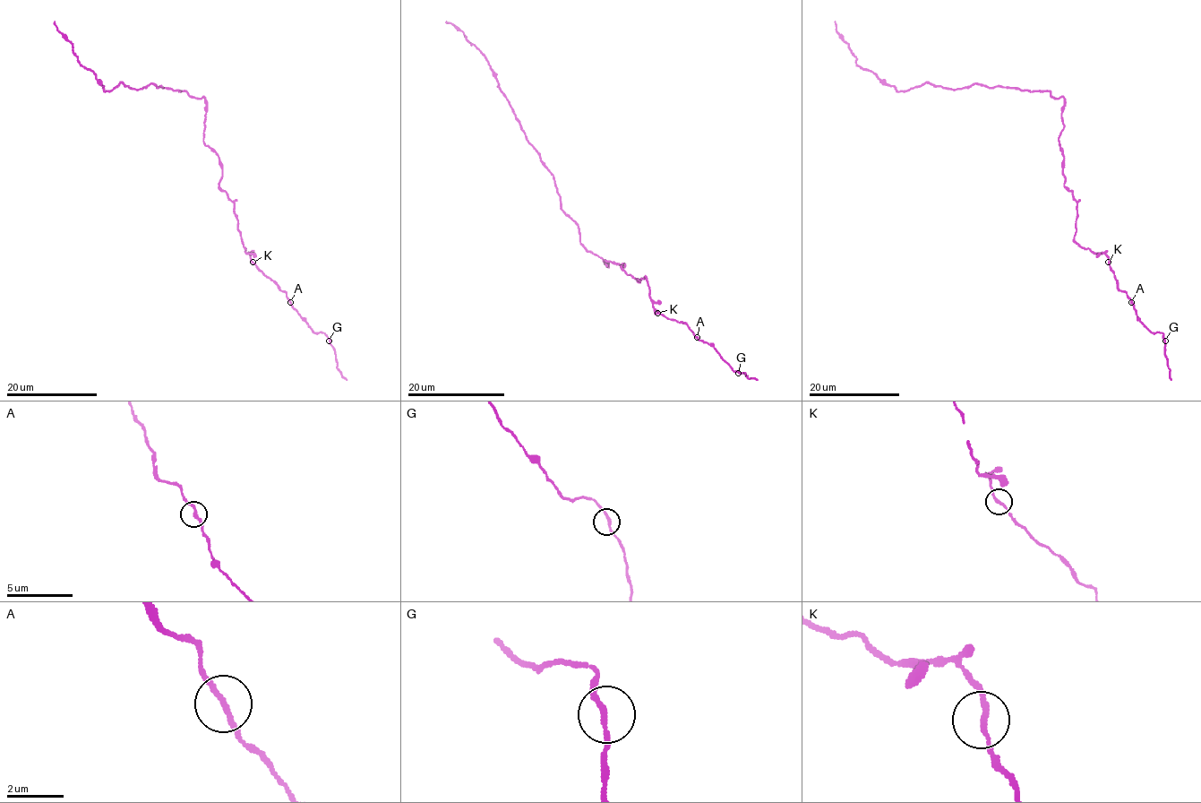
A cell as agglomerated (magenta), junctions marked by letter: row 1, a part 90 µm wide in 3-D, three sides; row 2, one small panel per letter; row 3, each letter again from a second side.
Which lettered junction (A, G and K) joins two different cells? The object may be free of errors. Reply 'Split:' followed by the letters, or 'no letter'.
Split: no letter

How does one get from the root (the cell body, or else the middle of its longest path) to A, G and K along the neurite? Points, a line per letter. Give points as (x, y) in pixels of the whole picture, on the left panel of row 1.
A: (204, 128), (203, 141), (218, 156), (221, 168), (219, 186), (234, 203), (245, 252), (290, 302)
G: (204, 128), (203, 141), (218, 156), (219, 186), (234, 203), (245, 252), (287, 294), (308, 325), (329, 341)
K: (204, 128), (203, 141), (218, 156), (221, 168), (219, 186), (234, 203), (237, 230), (253, 262)

